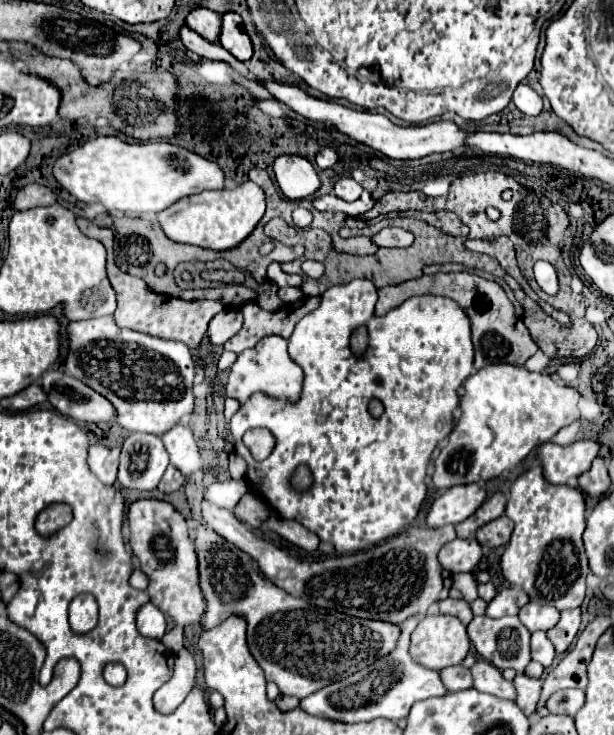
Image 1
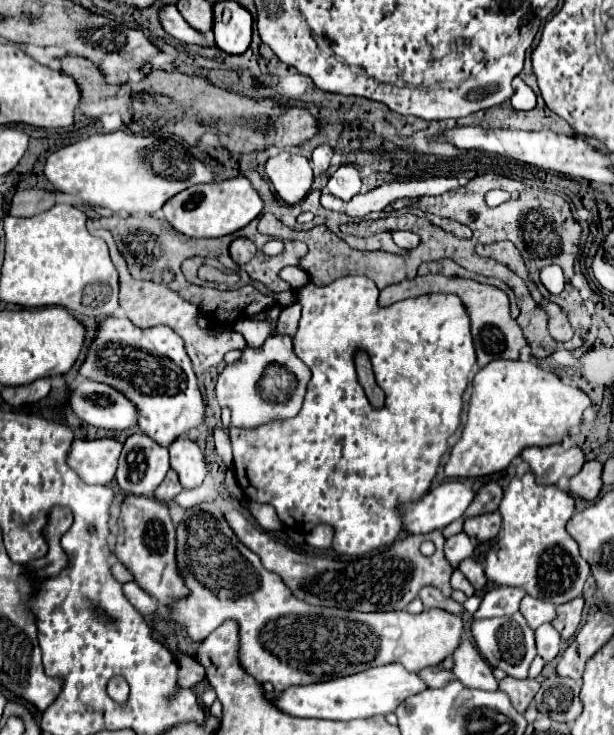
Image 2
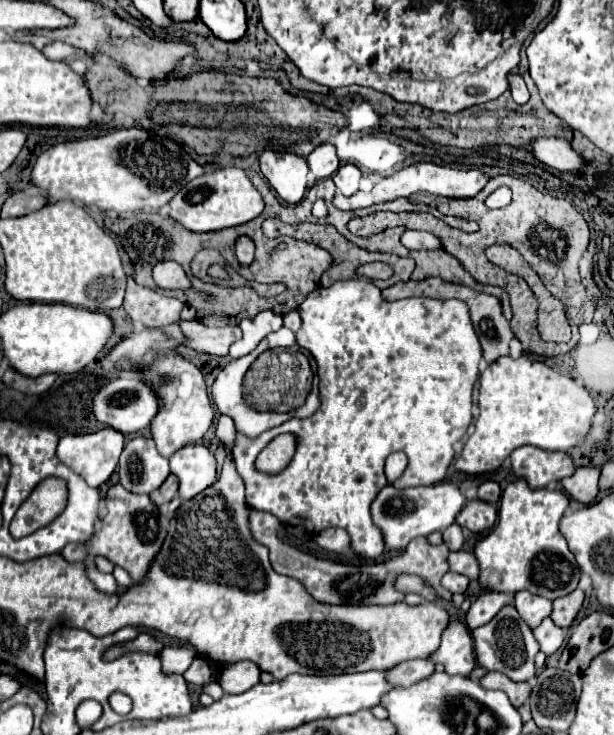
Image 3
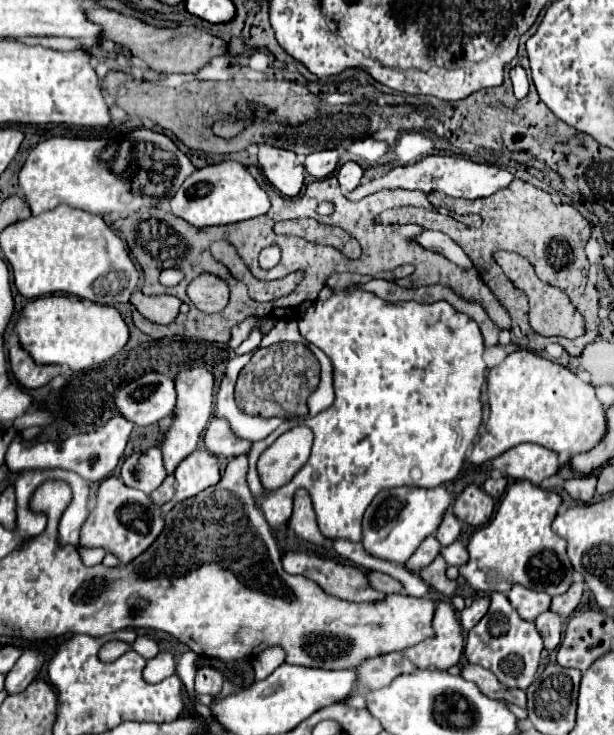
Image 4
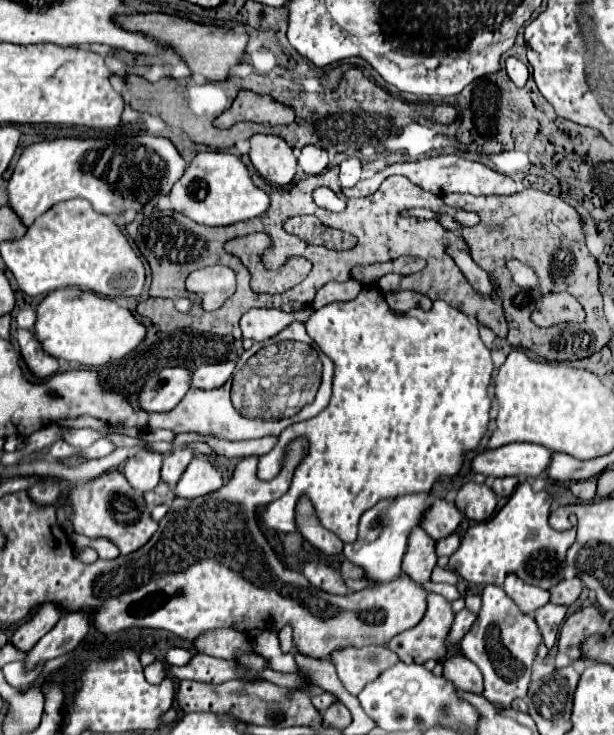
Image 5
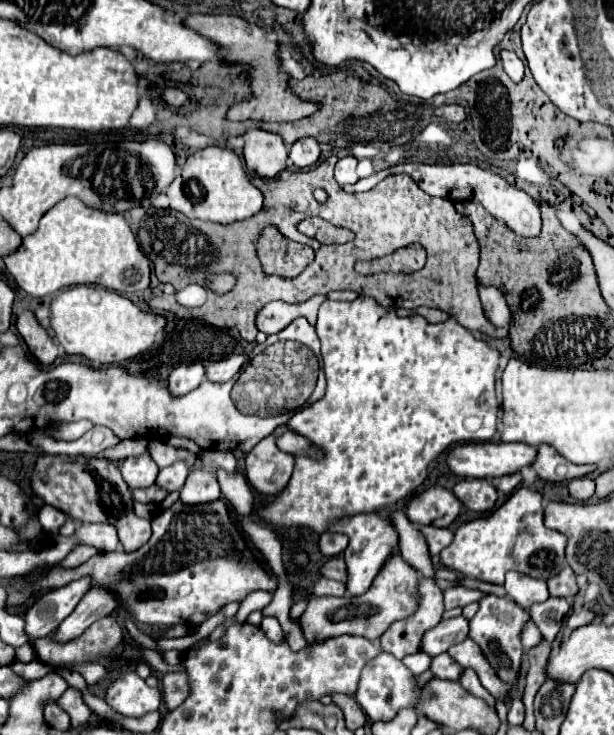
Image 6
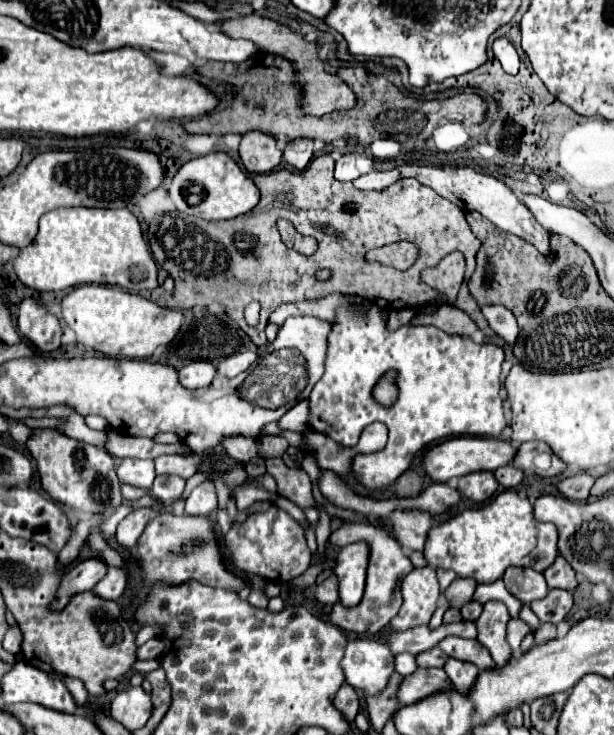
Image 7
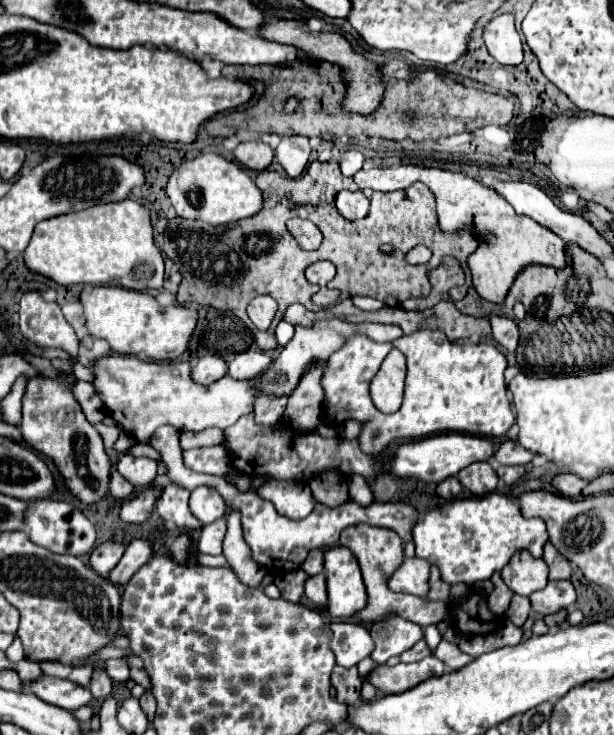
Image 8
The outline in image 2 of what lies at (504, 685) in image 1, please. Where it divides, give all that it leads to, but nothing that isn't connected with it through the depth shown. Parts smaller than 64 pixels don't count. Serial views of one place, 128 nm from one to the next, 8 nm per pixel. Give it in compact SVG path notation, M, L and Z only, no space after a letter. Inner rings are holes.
M462 640L460 648L452 654L454 658L454 676L470 686L470 688L480 688L488 692L498 690L498 680L492 674L492 666L480 656L476 646L470 640Z

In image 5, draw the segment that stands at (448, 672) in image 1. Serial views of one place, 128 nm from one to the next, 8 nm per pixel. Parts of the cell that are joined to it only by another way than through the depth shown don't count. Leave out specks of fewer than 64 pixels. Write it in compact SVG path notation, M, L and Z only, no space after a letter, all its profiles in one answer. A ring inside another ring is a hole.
M368 646L368 648L342 648L332 654L338 678L344 688L358 696L366 684L376 680L386 668L394 666L400 658L386 646Z

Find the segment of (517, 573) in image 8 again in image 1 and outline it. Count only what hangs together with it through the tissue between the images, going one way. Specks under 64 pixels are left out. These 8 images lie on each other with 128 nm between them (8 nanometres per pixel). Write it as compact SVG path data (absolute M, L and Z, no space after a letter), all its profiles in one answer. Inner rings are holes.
M528 602L528 604L520 610L520 614L518 614L520 622L522 622L530 632L536 632L536 630L548 632L550 628L556 626L558 616L560 616L560 612L558 612L556 608L552 608L552 606L542 606L542 604L536 604L536 602Z

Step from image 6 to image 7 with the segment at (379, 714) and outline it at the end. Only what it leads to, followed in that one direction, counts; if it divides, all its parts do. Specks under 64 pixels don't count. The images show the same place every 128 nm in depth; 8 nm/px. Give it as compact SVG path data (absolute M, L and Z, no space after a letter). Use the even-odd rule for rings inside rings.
M352 636L348 640L348 652L344 652L344 674L346 682L362 690L366 696L380 694L392 672L394 672L394 654L388 644L382 644L374 638Z

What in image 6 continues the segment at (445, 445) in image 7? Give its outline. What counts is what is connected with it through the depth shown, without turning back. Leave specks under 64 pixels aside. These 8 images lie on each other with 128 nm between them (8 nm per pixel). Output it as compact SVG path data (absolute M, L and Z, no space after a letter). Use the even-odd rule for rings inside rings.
M472 442L464 446L456 446L448 452L446 462L448 468L464 478L496 478L520 472L524 466L530 466L536 460L538 448L528 444L504 444L504 442Z

